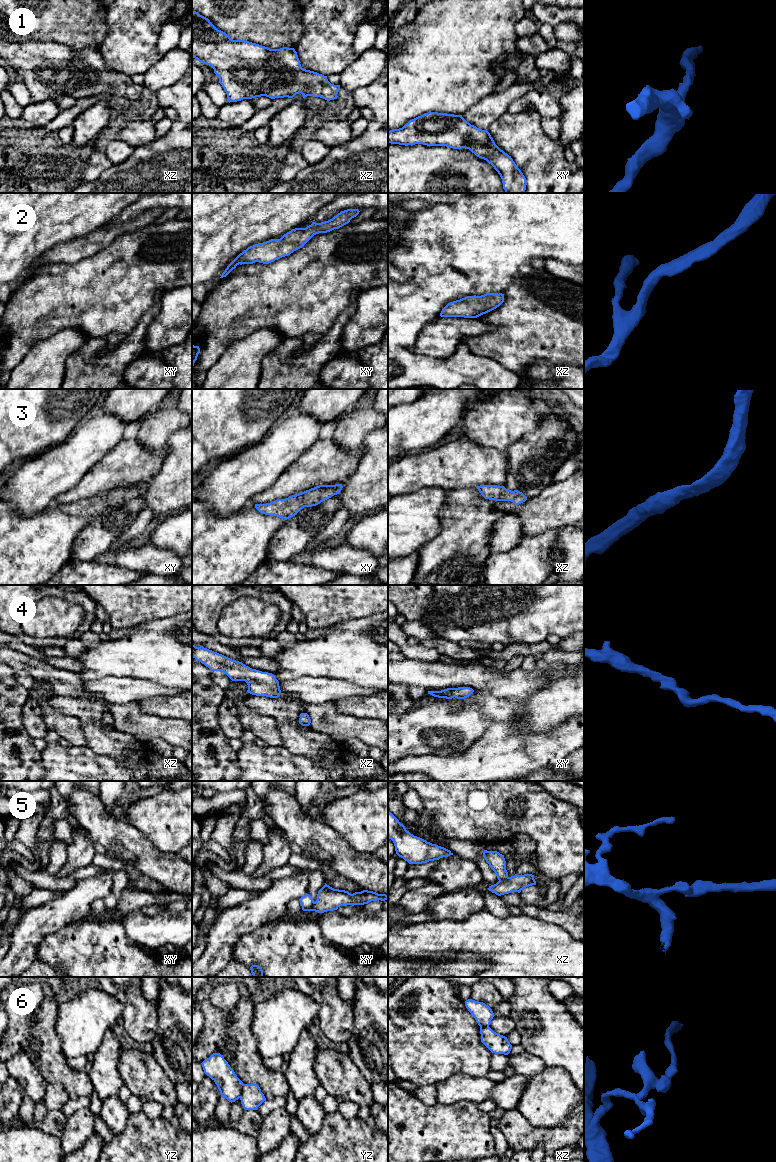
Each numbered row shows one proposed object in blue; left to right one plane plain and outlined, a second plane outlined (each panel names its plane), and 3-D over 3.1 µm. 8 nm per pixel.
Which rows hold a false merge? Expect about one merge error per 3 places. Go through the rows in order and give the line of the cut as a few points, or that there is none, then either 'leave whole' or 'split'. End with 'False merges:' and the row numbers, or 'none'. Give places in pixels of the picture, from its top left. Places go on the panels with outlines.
1: no cut | leave whole
2: no cut | leave whole
3: no cut | leave whole
4: no cut | leave whole
5: xy (314, 902), (305, 910) | split
6: yz (244, 1084), (239, 1097) | split
False merges: 5, 6

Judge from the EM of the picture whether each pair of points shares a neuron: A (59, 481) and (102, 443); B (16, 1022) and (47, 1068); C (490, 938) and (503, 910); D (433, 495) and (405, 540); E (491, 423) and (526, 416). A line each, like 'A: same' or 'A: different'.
A: same
B: same
C: different
D: same
E: same

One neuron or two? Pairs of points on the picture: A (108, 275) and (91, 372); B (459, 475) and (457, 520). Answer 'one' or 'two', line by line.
A: two
B: two

